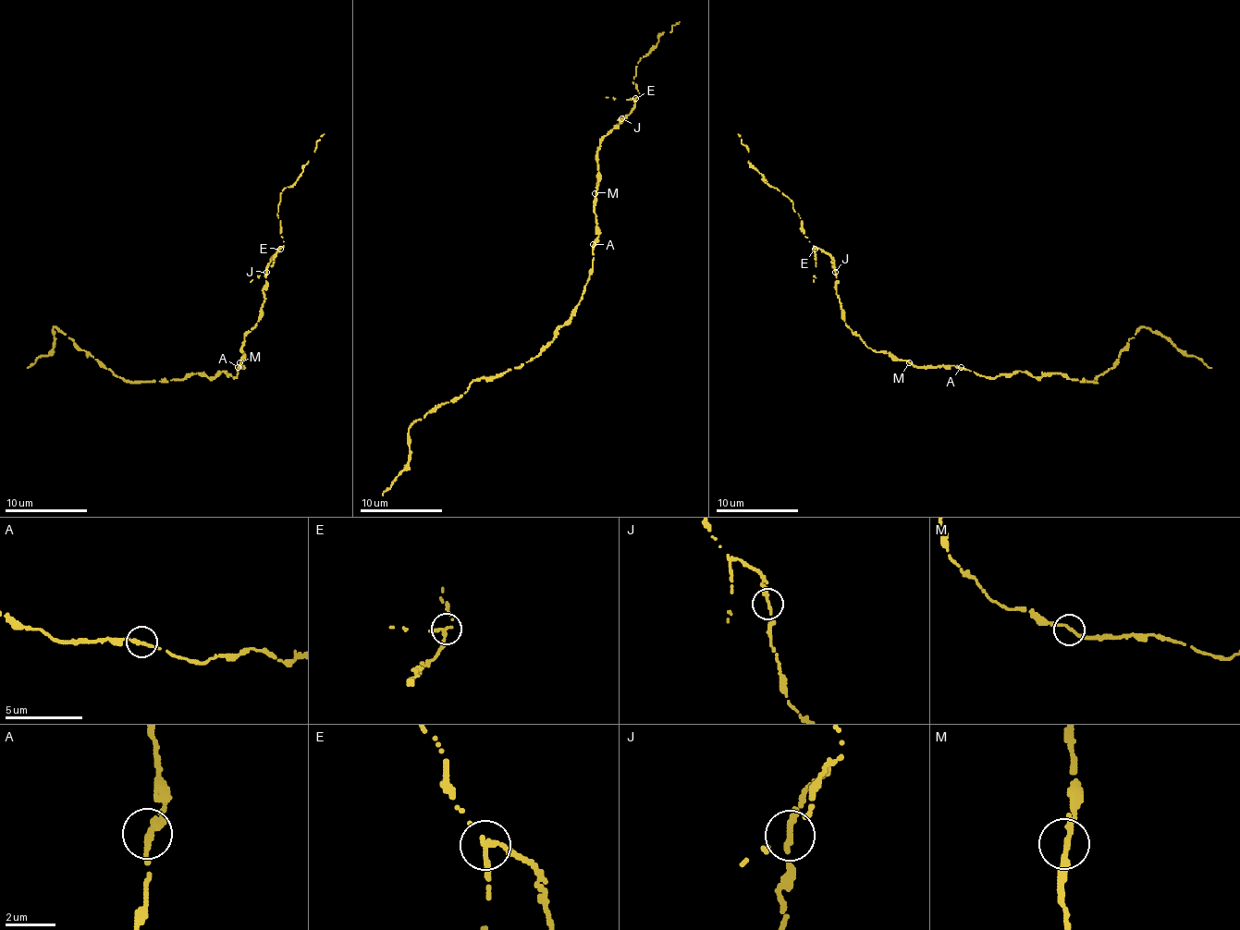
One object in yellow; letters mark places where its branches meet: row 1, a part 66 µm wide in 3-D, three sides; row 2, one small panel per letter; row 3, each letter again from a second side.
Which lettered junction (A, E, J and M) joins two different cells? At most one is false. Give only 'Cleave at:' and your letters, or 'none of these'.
Cleave at: E

